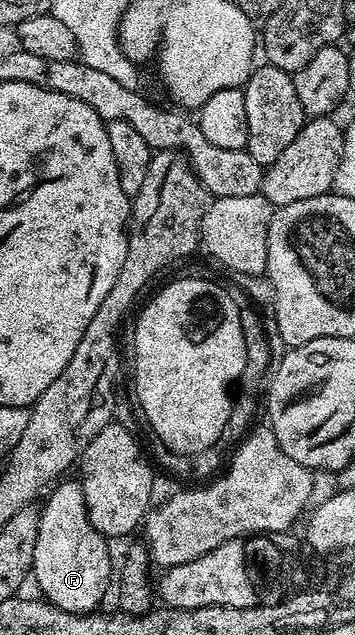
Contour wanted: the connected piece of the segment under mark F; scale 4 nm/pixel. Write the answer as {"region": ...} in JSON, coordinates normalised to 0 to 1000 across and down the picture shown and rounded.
{"region":[[[177,753],[138,769],[127,781],[130,794],[115,794],[107,808],[107,838],[101,839],[101,865],[90,894],[93,917],[107,917],[115,942],[132,943],[169,959],[192,959],[192,965],[251,969],[279,961],[276,948],[299,937],[299,923],[313,923],[310,868],[299,863],[301,844],[285,843],[259,827],[248,814],[248,802],[237,789],[228,759],[217,753]]]}

